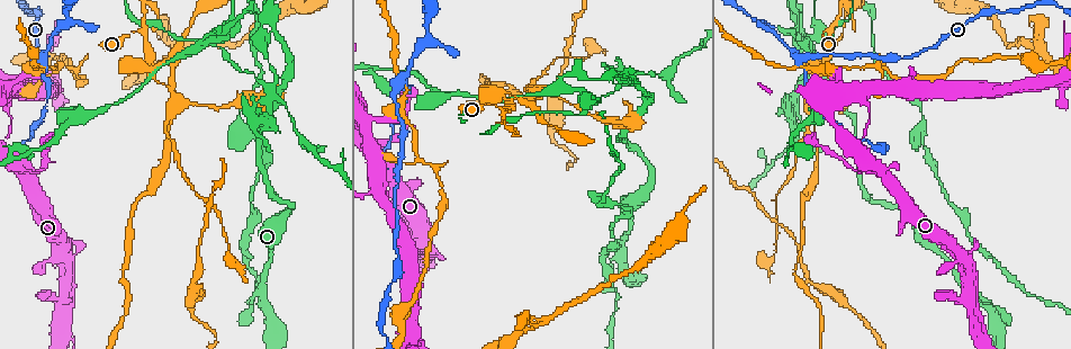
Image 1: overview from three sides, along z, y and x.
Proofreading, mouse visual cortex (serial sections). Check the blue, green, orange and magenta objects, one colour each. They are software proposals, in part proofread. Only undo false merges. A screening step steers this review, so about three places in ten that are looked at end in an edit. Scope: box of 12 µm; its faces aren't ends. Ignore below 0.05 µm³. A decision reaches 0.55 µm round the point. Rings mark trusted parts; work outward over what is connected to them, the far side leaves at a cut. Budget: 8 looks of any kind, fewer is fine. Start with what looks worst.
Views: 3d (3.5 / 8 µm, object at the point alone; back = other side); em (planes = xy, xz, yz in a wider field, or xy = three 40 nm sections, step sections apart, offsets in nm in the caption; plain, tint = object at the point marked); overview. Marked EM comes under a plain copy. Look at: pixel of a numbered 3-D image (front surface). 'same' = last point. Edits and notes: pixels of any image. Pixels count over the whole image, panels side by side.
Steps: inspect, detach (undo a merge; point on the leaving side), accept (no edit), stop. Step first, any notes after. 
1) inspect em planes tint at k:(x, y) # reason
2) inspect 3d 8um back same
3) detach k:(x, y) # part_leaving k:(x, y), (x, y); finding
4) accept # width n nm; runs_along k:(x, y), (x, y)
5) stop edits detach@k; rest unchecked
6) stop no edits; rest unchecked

inspect 3d 8um at 1:(630, 83)

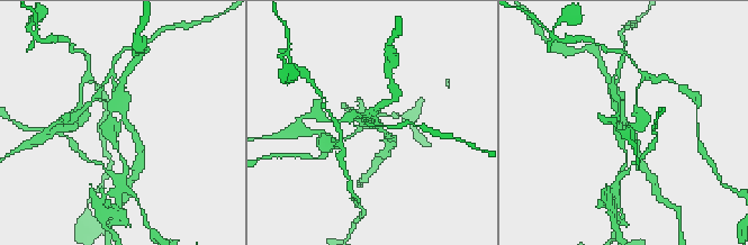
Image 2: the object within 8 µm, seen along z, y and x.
inspect em xy step 5 tint at 2:(124, 117) # now the EM

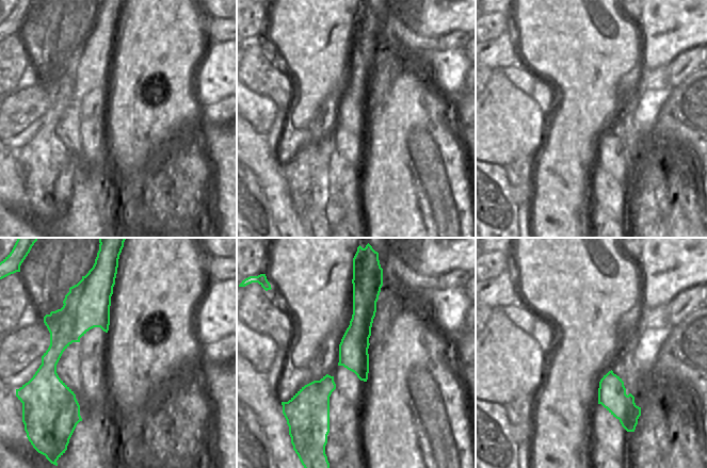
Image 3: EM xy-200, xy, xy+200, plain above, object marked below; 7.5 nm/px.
detach 2:(110, 134) # part_leaving 2:(115, 123), (115, 147), (126, 162); a second cell is stuck on

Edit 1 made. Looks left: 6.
inspect 3d 8um at 1:(831, 31) # branch point

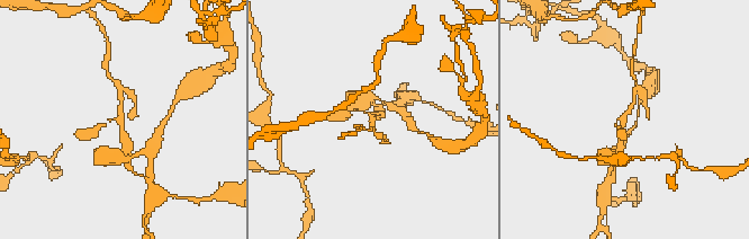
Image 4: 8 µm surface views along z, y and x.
inspect em planes tint at 4:(372, 118) # arms 3; arm_widths 150, 200, 200 nm

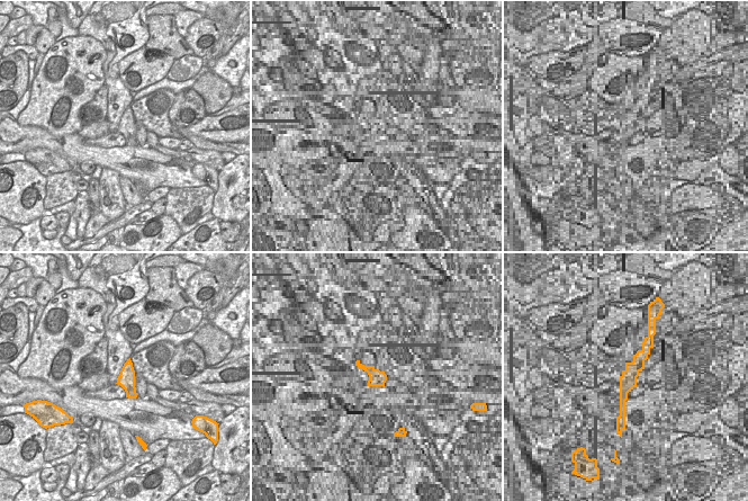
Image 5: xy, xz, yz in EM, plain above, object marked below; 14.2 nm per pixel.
accept # runs_along 4:(93, 131), (113, 120), (120, 121), (126, 152); one cell here

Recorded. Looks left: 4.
inspect 3d 3.5um at 1:(177, 104) # four-way junction

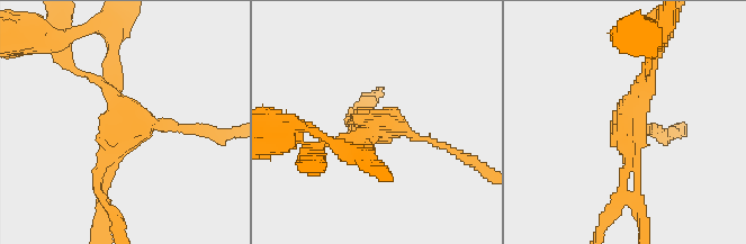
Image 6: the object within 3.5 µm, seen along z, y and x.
inspect em xy step 3 tint at 6:(122, 125)

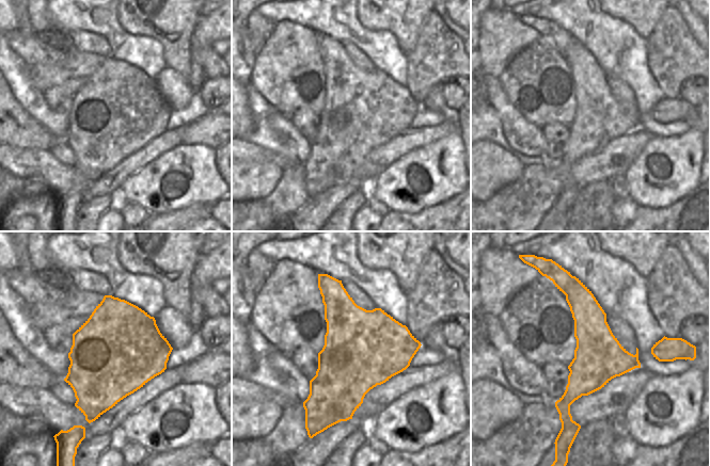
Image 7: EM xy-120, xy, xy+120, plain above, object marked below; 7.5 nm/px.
inspect em xy step 1 tint same # another direction

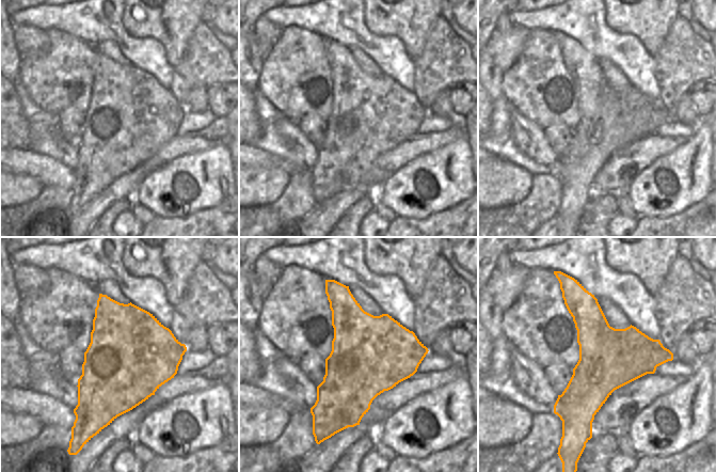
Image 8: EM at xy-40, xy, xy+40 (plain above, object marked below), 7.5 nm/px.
detach 6:(114, 41) # arm_widths 100, 150, 150, 150 nm; two cells meet here

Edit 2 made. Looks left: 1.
stop edits detach@2, detach@6; rest unchecked

